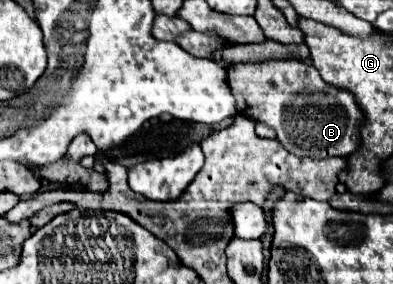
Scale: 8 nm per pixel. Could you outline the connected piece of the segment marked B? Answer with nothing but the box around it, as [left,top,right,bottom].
[226,61,366,157]

